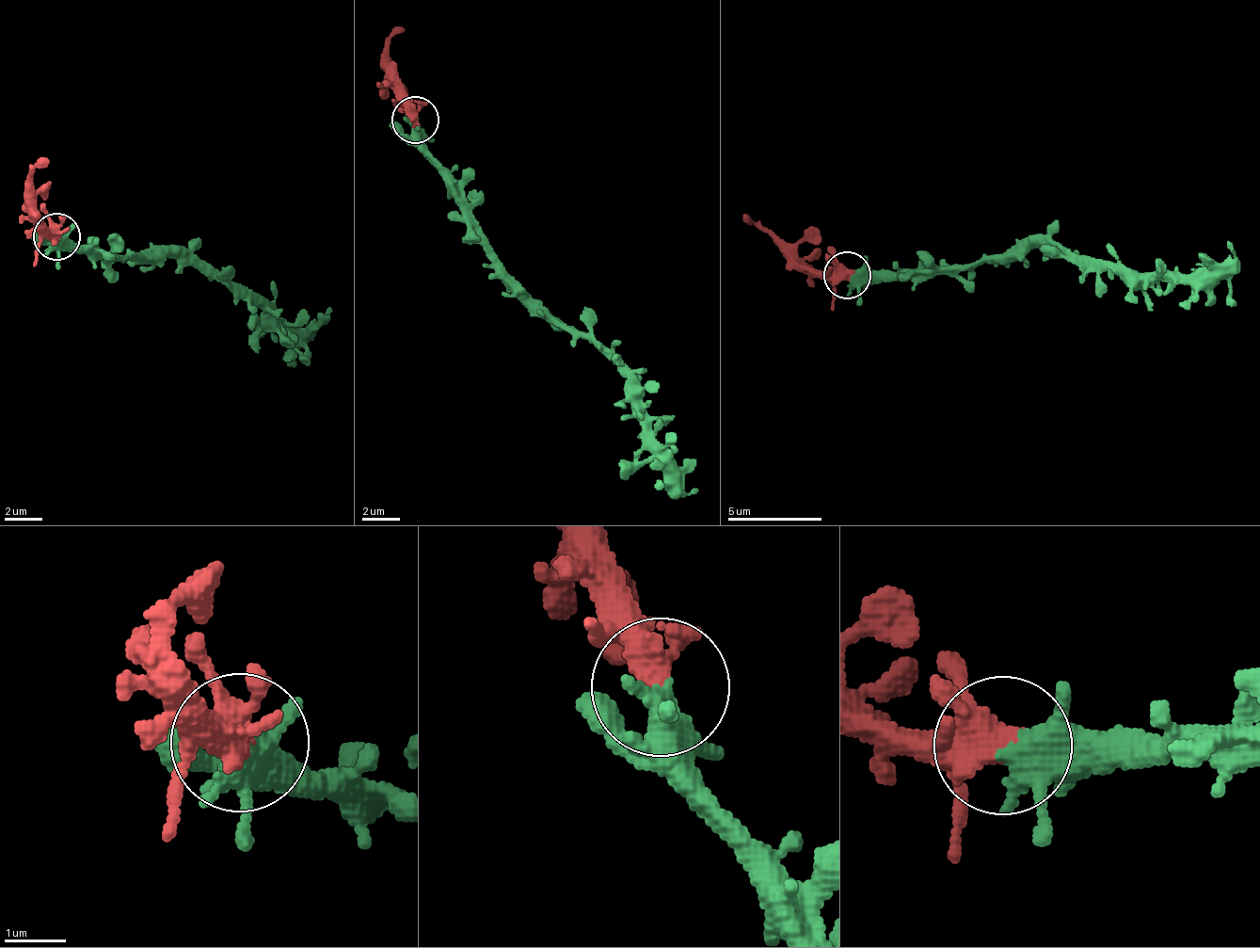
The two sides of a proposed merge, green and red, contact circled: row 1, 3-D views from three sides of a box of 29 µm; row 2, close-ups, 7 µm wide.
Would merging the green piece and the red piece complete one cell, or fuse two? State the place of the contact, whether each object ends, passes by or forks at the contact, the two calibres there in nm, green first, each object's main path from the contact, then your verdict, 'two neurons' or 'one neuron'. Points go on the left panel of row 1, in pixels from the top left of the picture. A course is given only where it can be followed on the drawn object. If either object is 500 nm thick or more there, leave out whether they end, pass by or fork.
place (56, 236); green forks; red forks; calibres 340 and 360 nm; course green (57, 235), (56, 240), (121, 256), (204, 259), (277, 327), (310, 332), (319, 324), (328, 305); course red (57, 235), (35, 208), (31, 174), (50, 158); one neuron

